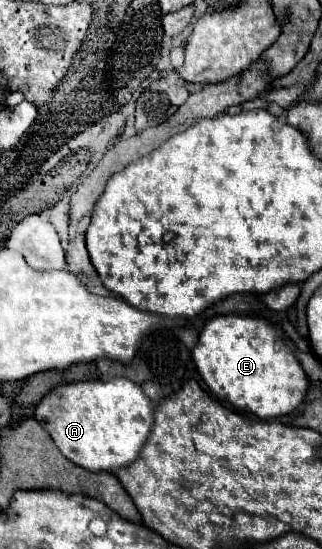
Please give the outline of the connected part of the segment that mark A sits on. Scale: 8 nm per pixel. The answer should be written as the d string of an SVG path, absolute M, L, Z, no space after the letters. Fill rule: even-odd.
M110 378L110 380L86 380L86 382L70 382L64 386L52 388L36 406L34 418L42 424L46 432L50 432L58 450L72 460L74 464L86 470L104 470L112 472L118 466L128 466L134 462L152 430L152 402L142 392L138 384L128 378Z

